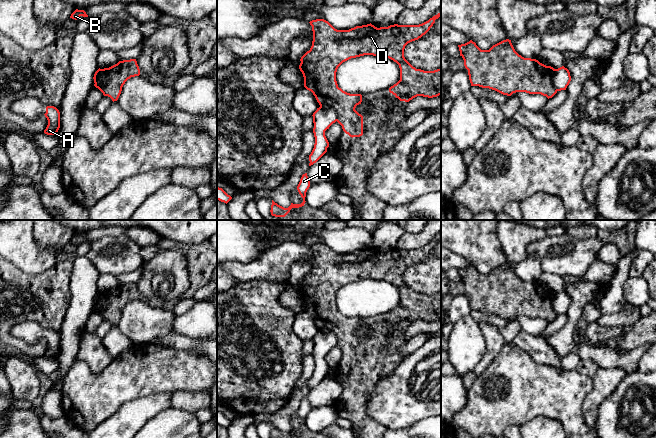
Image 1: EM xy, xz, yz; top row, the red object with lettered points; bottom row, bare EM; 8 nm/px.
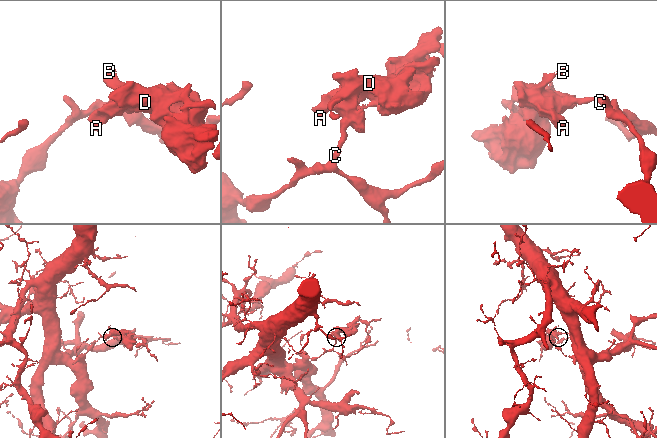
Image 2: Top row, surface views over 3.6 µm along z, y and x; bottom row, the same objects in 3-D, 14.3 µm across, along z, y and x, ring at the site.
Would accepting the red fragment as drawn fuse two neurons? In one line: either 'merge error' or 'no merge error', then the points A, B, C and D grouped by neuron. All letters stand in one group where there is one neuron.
merge error; groups A B D / C

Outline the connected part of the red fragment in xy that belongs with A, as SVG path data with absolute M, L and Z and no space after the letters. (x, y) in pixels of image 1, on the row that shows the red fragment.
M47 106L46 113L44 114L48 120L48 125L44 130L47 135L57 135L60 128L60 112L54 106Z

